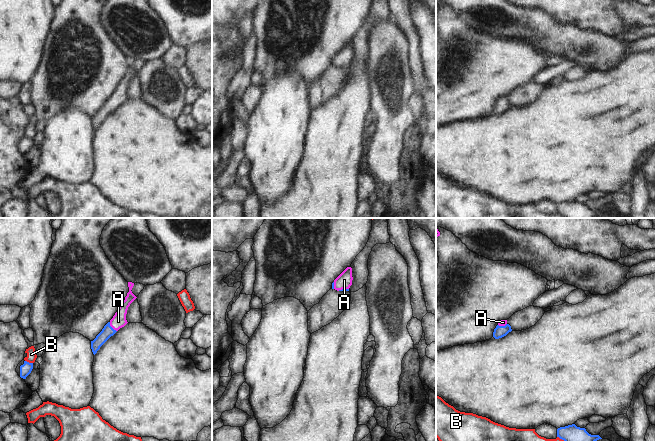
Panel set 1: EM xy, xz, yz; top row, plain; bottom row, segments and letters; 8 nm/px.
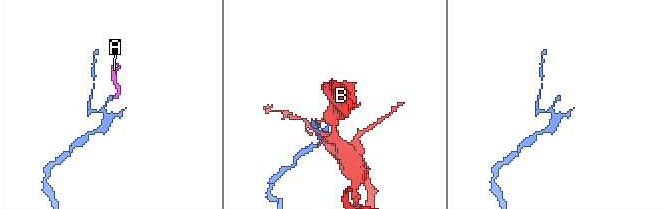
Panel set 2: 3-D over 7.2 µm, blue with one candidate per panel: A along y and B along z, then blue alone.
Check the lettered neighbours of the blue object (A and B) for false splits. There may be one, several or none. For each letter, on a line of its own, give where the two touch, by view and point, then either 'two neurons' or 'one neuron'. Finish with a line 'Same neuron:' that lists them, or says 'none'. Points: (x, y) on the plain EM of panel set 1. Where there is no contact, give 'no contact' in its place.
A: xy (111, 103) | one neuron
B: xy (28, 138) | two neurons
Same neuron: A

